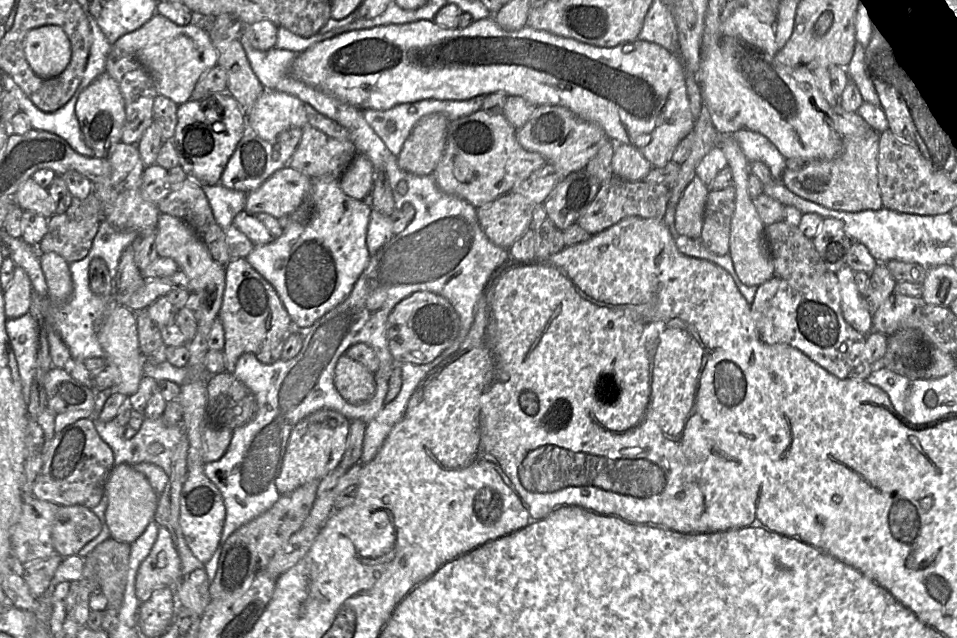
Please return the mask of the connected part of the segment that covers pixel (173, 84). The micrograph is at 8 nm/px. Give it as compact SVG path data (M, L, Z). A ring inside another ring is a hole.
M156 13L138 30L128 33L118 39L115 48L135 57L151 76L158 94L170 98L177 105L191 99L193 89L198 80L212 67L217 65L218 52L213 45L206 29L198 23L180 26L165 16Z

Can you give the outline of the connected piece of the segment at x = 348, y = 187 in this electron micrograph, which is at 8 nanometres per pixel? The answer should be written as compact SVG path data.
M358 153L340 178L343 192L356 199L370 197L374 186L375 169L372 162L364 154Z

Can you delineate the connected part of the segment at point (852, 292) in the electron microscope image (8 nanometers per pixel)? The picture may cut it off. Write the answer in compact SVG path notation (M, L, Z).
M846 265L835 274L839 280L844 320L859 333L868 335L873 330L873 315L858 291L854 280L855 272Z

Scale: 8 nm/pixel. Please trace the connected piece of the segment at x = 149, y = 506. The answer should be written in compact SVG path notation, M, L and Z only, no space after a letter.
M122 463L112 468L105 484L105 496L105 518L111 538L132 544L154 520L158 495L144 474L135 470L133 466Z

